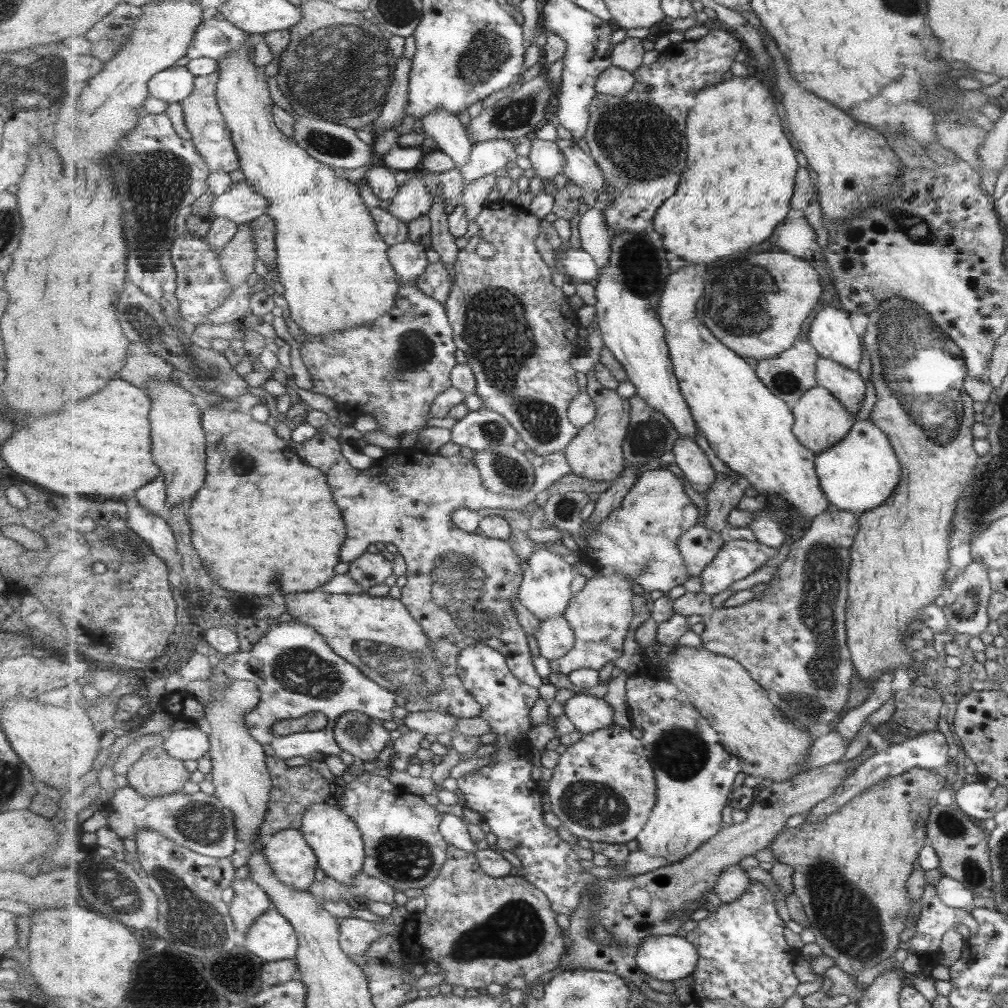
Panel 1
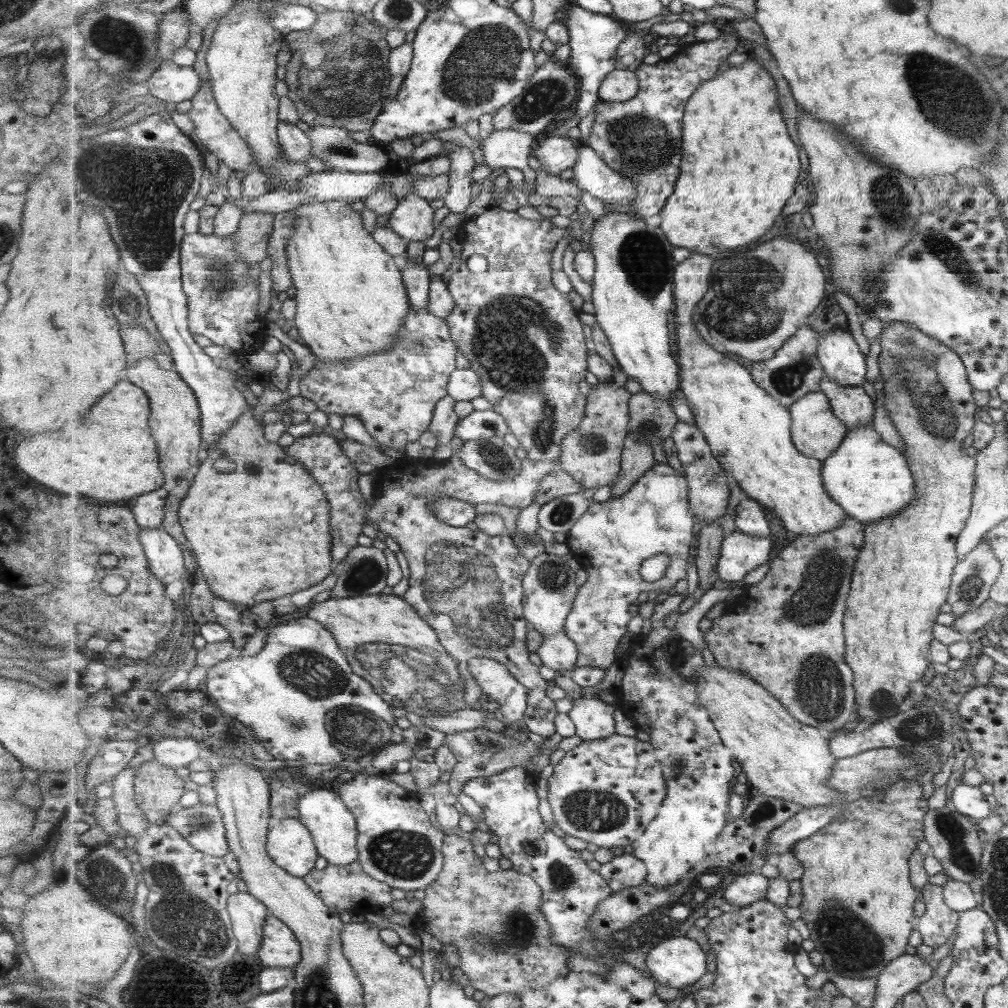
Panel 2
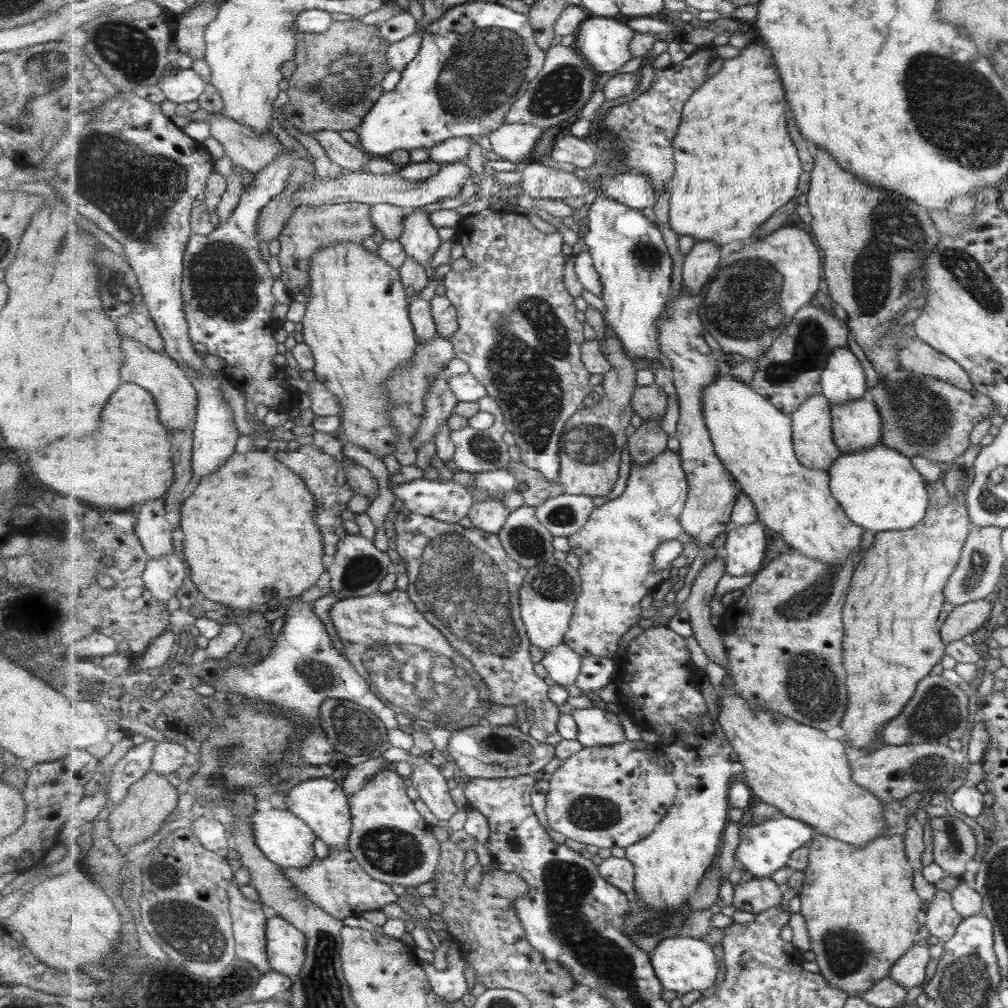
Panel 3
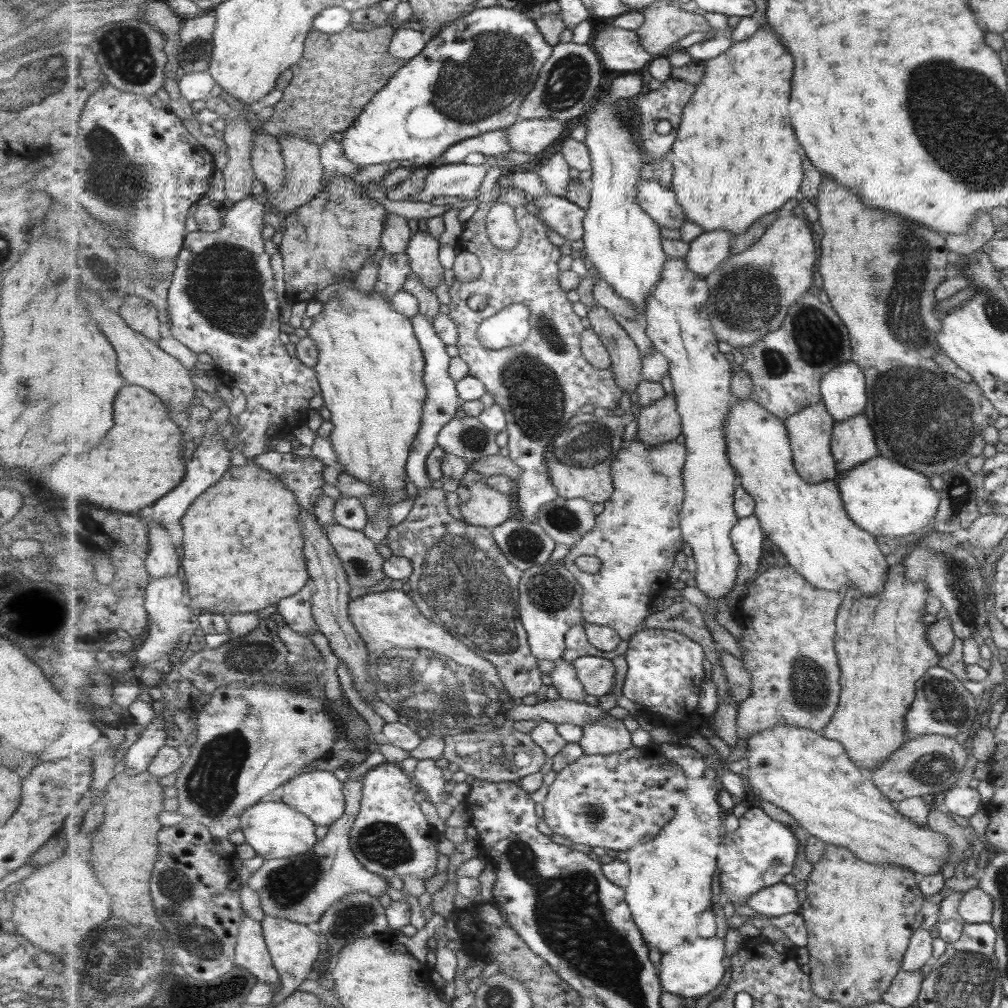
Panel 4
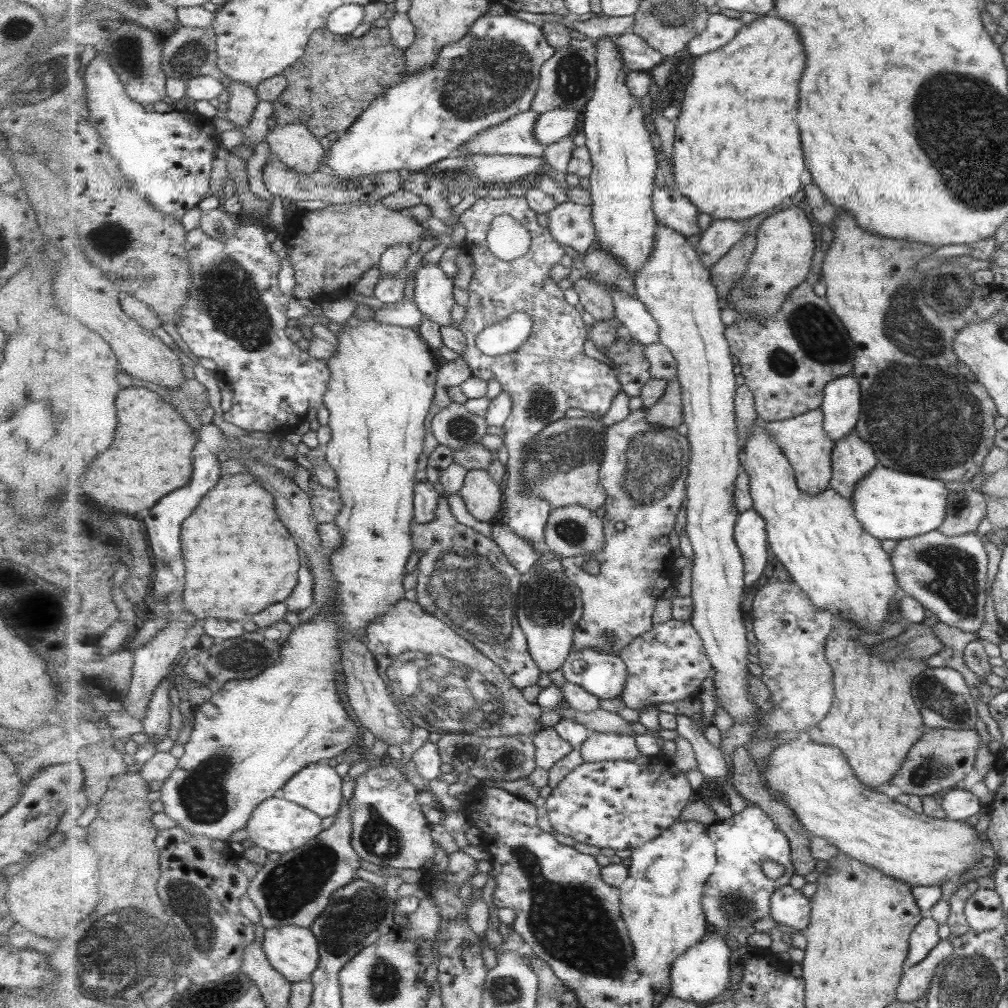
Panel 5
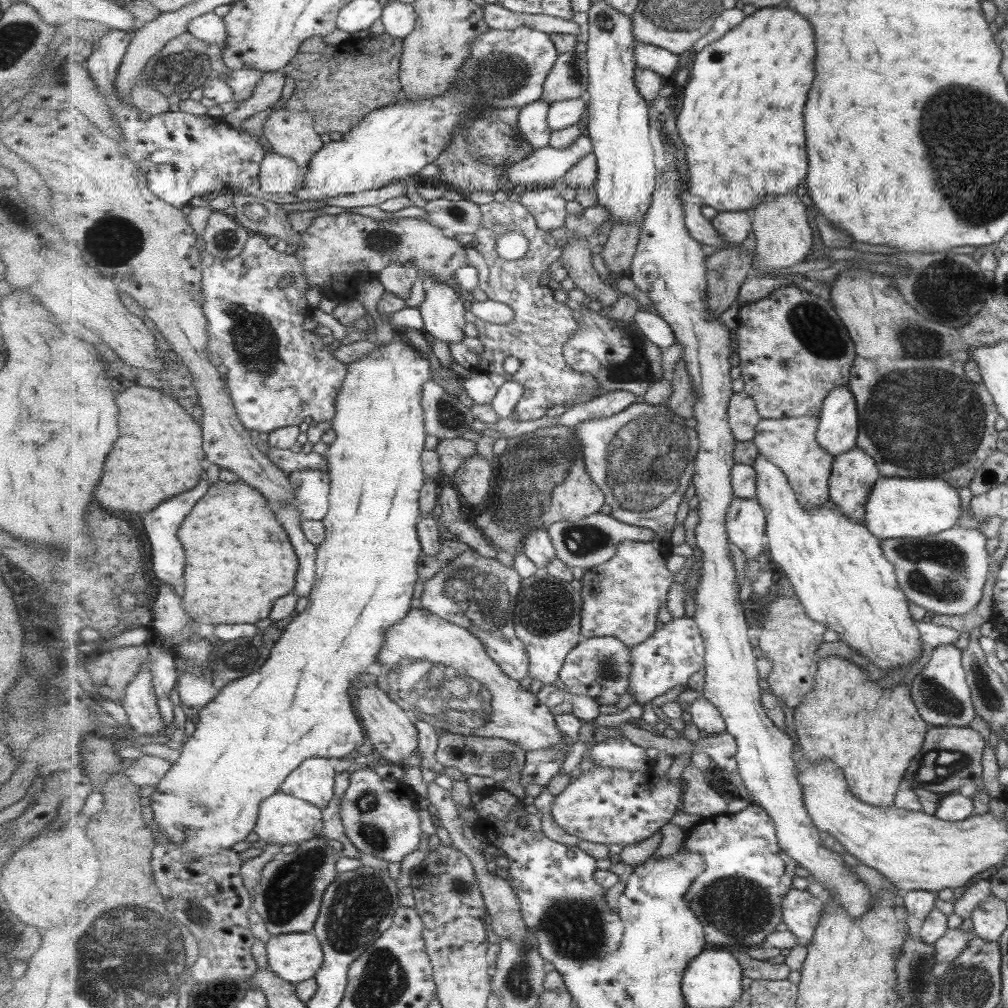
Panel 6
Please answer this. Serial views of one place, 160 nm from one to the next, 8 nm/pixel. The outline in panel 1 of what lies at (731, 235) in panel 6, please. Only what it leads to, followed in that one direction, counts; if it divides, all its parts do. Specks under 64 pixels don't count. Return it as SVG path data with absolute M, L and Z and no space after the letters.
M695 264L685 266L669 277L659 309L683 396L716 456L731 471L746 478L754 489L763 491L763 495L781 496L794 507L805 526L805 522L812 522L831 505L818 477L818 455L795 436L795 417L790 405L770 390L742 355L737 356L723 346L697 318L695 306L703 294L705 278L697 272Z

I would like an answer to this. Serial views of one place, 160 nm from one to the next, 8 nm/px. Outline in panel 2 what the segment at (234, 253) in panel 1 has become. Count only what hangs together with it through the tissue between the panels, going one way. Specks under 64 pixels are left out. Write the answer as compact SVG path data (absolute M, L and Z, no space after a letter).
M268 212L243 215L239 231L235 234L235 242L248 265L259 263L268 257L269 239L273 235L275 219L276 214Z

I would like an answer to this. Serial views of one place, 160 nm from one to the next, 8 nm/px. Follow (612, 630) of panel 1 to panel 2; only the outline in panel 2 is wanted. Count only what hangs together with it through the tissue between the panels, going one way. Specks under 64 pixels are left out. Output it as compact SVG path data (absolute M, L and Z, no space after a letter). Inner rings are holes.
M656 463L626 495L609 498L600 503L593 502L589 510L567 533L565 543L574 556L574 562L579 562L588 574L588 581L581 586L574 610L571 611L565 626L565 633L579 648L580 655L576 668L597 667L607 670L614 662L620 662L617 648L621 644L621 638L629 630L631 618L639 615L639 596L649 591L667 592L679 580L687 578L691 544L695 536L693 526L695 526L695 517L690 509L688 478L667 463ZM661 553L669 554L672 558L665 577L655 583L644 582L640 575L643 563Z

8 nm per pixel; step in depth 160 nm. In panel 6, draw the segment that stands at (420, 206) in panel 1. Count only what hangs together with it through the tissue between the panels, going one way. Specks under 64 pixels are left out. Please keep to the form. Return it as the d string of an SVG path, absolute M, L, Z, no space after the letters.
M429 282L425 301L420 309L424 318L424 333L451 346L465 336L465 304L463 297L446 282Z

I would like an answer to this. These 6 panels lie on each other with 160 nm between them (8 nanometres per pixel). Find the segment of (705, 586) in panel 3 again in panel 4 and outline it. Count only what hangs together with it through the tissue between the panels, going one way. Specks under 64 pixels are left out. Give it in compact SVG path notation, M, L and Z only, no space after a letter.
M719 648L722 654L721 660L728 676L730 684L731 700L743 703L753 694L753 683L751 671L744 665L744 662L735 658L733 654Z

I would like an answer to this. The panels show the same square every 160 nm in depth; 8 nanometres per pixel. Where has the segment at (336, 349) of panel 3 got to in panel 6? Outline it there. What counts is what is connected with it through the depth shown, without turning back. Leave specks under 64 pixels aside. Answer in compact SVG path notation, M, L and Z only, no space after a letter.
M399 330L389 343L376 348L365 358L347 364L347 366L347 377L337 397L338 411L336 417L329 423L338 434L337 440L328 447L325 454L330 464L329 473L332 480L330 509L322 520L326 528L326 539L318 546L316 580L308 607L285 630L282 638L272 649L270 659L258 671L228 684L217 695L216 701L211 702L201 710L200 721L197 723L193 735L184 741L180 749L180 756L172 763L171 770L158 784L156 791L148 797L153 821L157 824L158 829L170 843L182 846L183 851L197 855L197 857L215 855L223 849L231 849L231 846L235 846L237 842L247 840L247 836L256 829L262 802L279 792L280 786L287 780L287 777L294 770L297 770L307 758L347 759L356 755L357 748L365 744L365 730L363 730L364 726L358 717L356 706L353 706L351 694L349 694L351 684L359 676L367 674L373 664L377 664L379 653L382 652L386 642L387 632L395 627L395 624L399 624L407 618L411 611L415 584L417 584L417 580L419 581L417 564L419 564L419 557L423 556L418 524L422 513L422 488L426 483L423 464L421 464L421 454L426 449L428 432L426 431L426 414L422 405L422 394L423 385L433 380L431 362L421 352L414 349L409 343L409 338Z

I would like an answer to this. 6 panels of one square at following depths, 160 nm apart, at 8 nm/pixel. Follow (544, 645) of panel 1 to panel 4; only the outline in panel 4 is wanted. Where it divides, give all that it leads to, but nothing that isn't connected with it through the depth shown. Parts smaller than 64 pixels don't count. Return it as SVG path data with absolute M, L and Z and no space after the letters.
M561 658L555 664L555 669L553 669L550 676L553 680L553 685L559 689L561 697L563 699L585 703L588 692L584 684L579 680L576 673L577 669L573 666L572 661Z

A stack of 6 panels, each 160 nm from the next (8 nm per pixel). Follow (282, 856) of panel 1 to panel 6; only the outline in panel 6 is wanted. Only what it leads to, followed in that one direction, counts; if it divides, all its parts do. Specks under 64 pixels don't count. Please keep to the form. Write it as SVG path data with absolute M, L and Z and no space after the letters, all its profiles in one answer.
M279 790L262 802L254 832L267 843L283 846L284 844L301 844L303 841L315 839L323 833L324 828L323 811L318 806Z

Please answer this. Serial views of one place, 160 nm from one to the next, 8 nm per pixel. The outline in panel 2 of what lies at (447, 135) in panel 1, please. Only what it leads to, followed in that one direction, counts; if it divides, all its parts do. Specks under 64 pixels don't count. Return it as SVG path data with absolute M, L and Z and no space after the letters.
M455 146L455 150L448 154L452 162L452 170L449 174L451 188L443 198L445 205L451 212L463 213L471 204L471 184L473 184L473 170L475 170L475 160L473 160L472 148Z

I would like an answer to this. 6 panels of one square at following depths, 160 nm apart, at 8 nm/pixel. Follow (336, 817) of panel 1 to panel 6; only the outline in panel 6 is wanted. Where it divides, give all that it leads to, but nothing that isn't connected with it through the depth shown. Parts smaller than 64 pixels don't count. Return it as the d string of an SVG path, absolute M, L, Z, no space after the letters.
M307 758L287 777L280 790L323 810L335 796L336 774L328 758Z

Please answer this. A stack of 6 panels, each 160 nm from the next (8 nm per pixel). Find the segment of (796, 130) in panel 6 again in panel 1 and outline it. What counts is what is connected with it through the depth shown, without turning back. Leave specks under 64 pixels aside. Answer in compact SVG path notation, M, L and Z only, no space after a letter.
M752 75L734 77L729 82L717 84L701 90L699 102L691 108L689 114L689 166L683 174L683 182L673 198L669 198L655 216L655 231L664 238L664 245L669 252L677 256L703 264L713 262L717 258L737 254L739 250L747 250L755 244L765 242L775 228L787 218L791 210L793 194L795 194L795 178L799 170L797 150L783 130L783 122L779 120L779 110L773 92Z

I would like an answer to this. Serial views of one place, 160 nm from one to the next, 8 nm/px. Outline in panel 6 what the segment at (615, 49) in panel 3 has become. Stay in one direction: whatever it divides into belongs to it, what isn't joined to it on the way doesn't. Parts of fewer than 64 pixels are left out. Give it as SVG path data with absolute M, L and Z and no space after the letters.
M640 41L635 58L639 67L654 70L664 78L674 77L681 64L681 56L672 50Z

